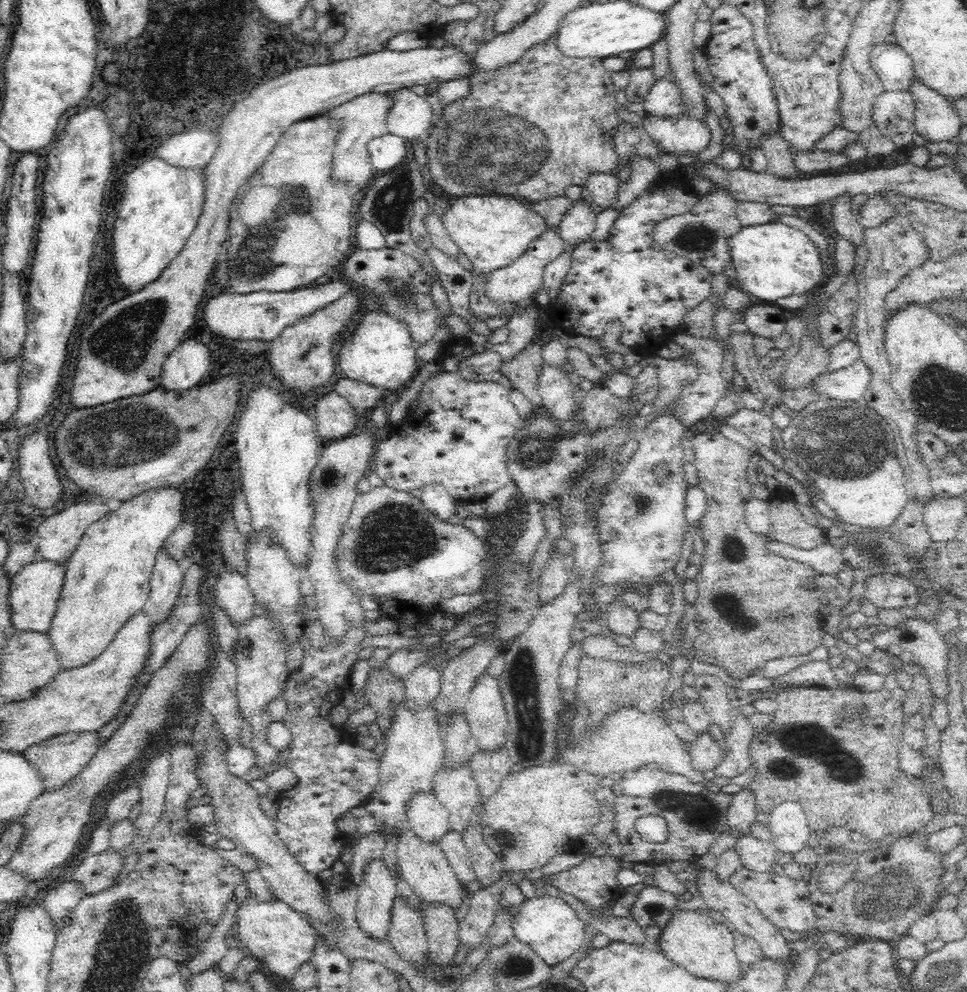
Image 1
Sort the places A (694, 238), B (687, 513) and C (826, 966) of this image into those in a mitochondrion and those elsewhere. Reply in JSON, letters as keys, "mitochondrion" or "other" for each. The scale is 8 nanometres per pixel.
{"A":"mitochondrion","B":"other","C":"other"}

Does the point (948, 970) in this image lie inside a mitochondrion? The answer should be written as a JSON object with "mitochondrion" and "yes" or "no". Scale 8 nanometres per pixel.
{"mitochondrion":"yes"}

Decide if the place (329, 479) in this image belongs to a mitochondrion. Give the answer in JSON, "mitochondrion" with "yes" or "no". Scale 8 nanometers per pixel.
{"mitochondrion":"yes"}

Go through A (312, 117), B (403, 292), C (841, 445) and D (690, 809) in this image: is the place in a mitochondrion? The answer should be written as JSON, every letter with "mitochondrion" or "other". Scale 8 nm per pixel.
{"A":"other","B":"mitochondrion","C":"mitochondrion","D":"mitochondrion"}

